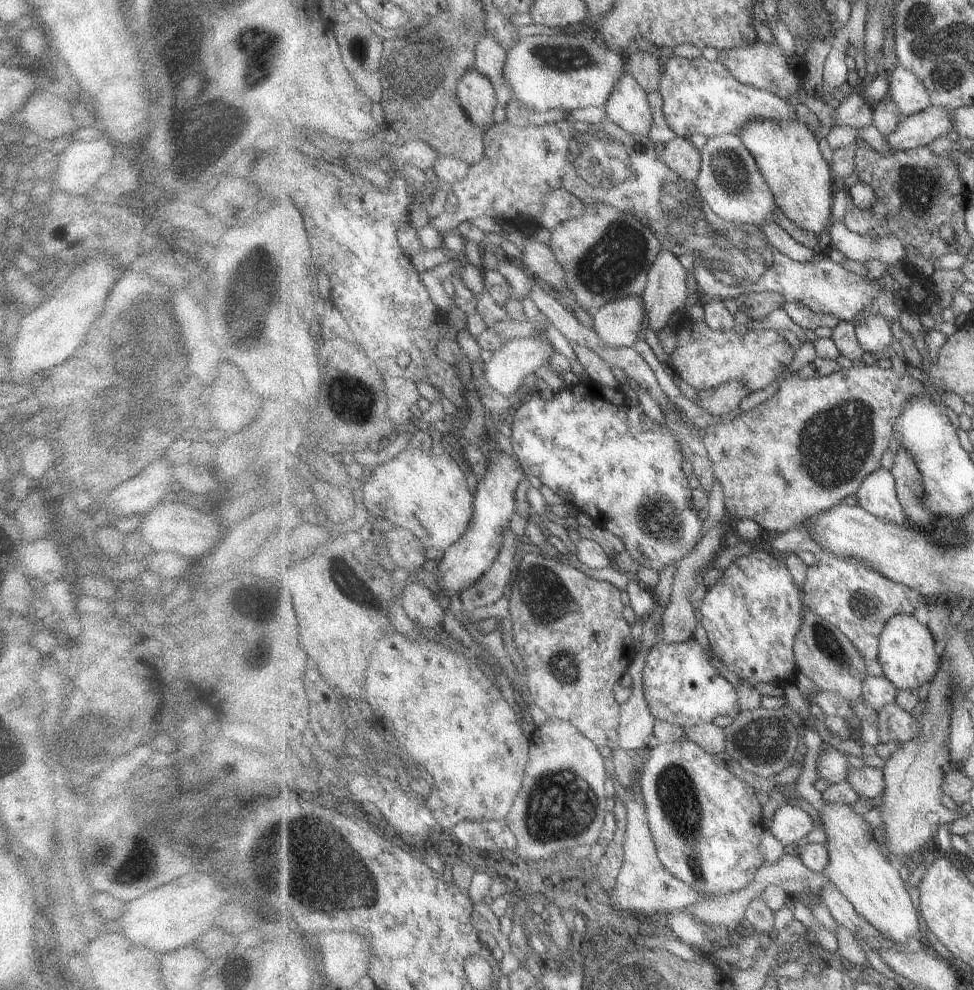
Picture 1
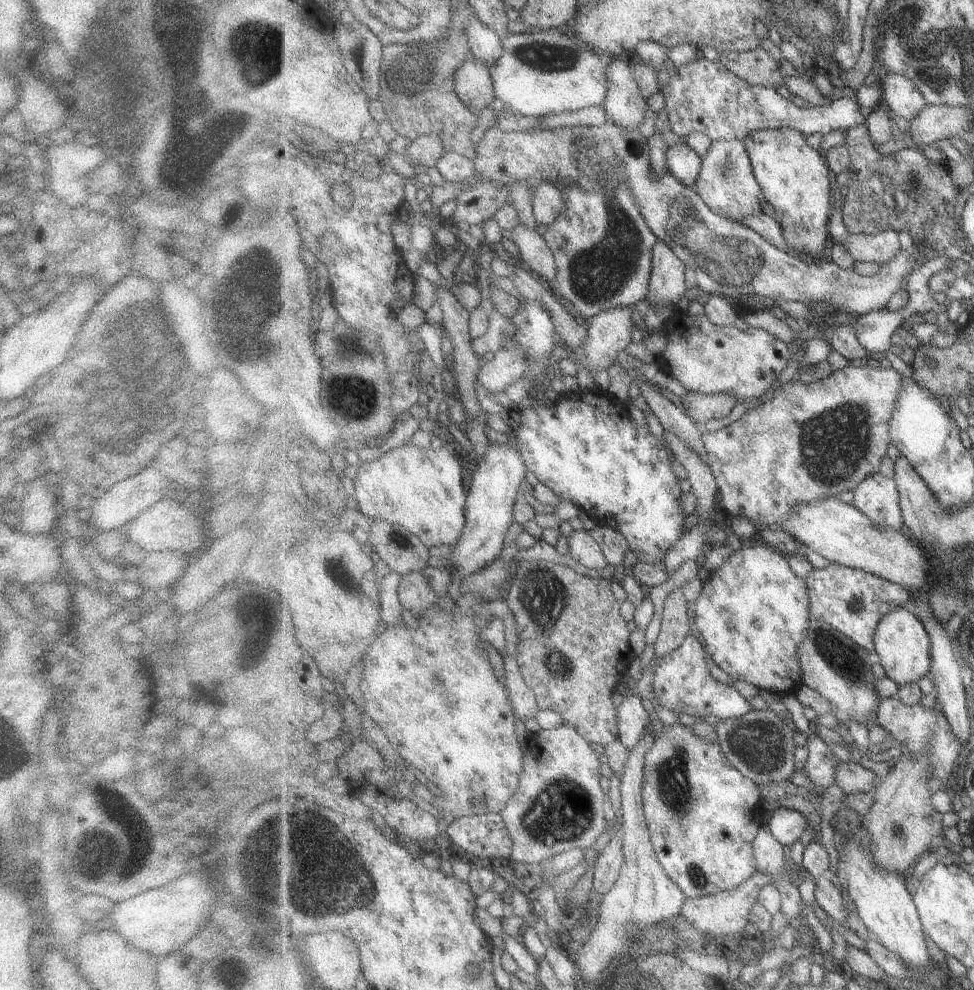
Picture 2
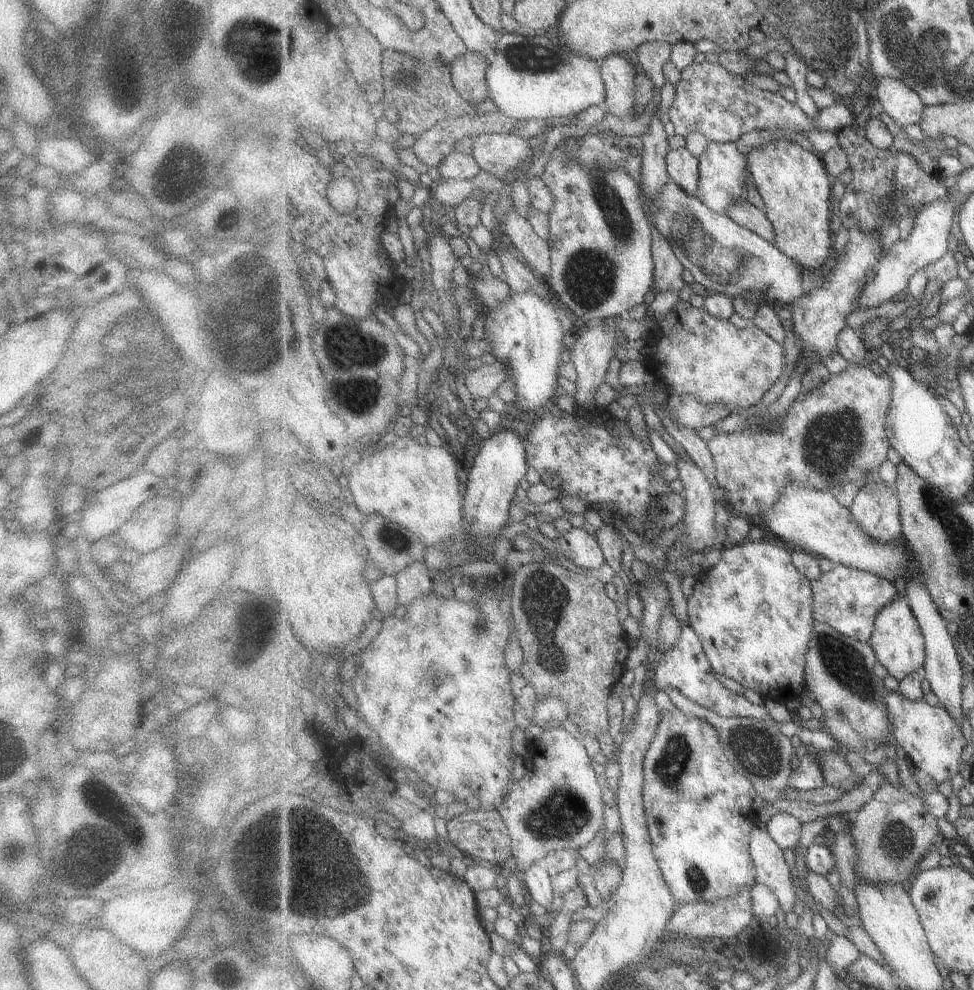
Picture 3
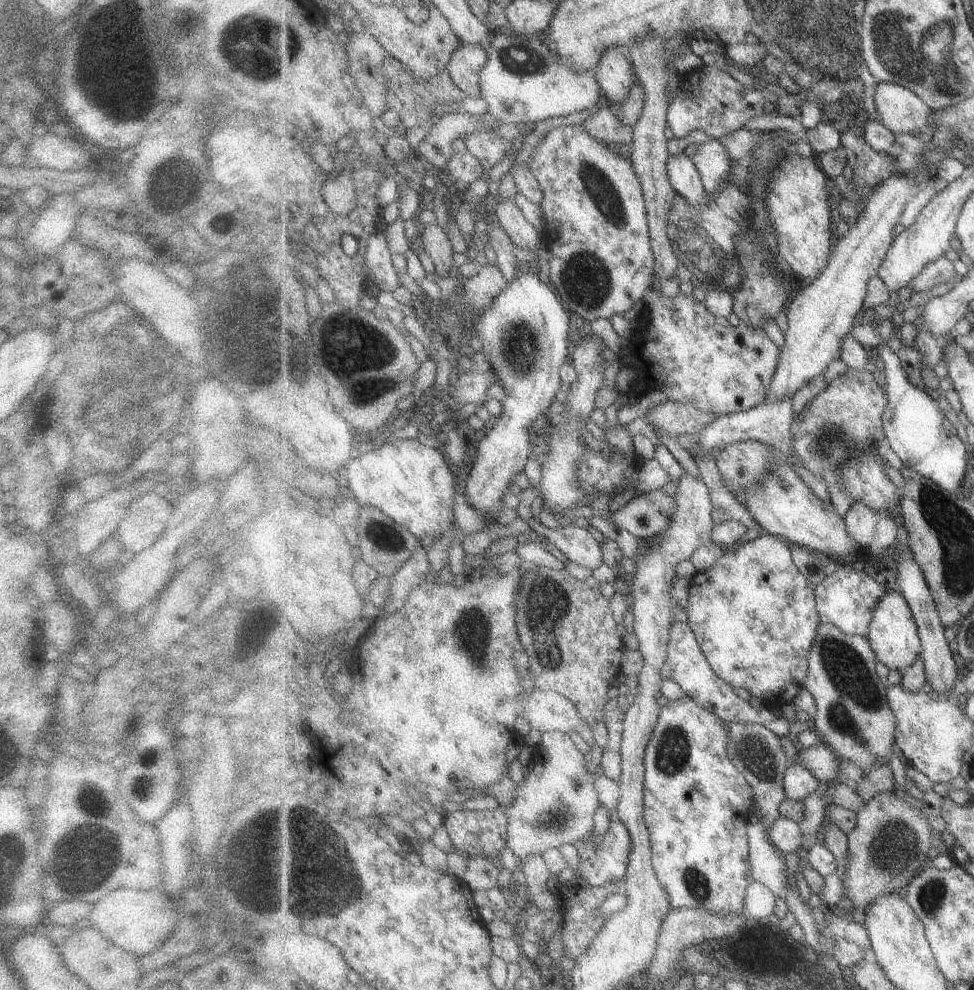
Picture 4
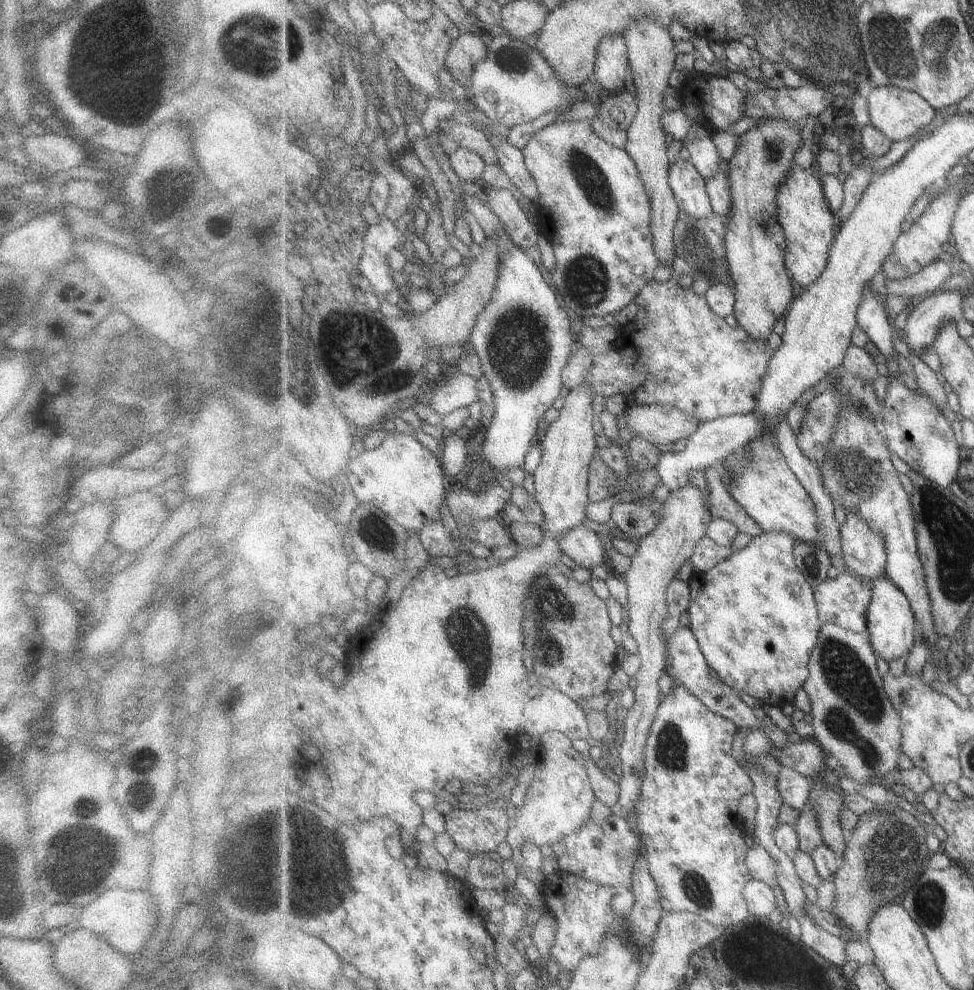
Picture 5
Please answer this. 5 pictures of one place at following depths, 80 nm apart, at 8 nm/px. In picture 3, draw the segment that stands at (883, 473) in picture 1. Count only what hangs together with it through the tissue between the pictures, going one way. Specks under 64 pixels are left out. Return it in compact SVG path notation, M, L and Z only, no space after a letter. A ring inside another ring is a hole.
M880 480L868 481L850 507L853 520L877 542L902 540L900 500L893 488Z

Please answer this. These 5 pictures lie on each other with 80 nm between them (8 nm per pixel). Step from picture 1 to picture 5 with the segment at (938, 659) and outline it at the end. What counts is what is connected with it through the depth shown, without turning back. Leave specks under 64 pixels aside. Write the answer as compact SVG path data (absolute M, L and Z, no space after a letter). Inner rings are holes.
M879 580L871 583L874 590L872 604L868 608L867 635L877 656L888 664L912 652L918 640L916 615L907 595L893 581Z

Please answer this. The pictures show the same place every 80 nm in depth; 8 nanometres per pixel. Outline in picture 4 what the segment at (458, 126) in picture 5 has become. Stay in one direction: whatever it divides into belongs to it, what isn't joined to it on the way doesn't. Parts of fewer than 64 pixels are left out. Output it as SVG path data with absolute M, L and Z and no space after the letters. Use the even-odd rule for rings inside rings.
M487 129L467 134L462 138L468 148L468 152L481 162L485 171L491 170L505 156L512 157L513 155L511 142L496 136Z

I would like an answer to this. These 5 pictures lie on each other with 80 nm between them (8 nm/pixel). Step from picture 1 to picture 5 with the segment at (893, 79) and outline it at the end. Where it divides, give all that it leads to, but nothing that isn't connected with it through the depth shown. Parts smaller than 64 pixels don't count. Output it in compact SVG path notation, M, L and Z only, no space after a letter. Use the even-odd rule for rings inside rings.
M896 86L875 87L866 98L870 122L893 142L913 137L935 118L935 109L920 94Z

